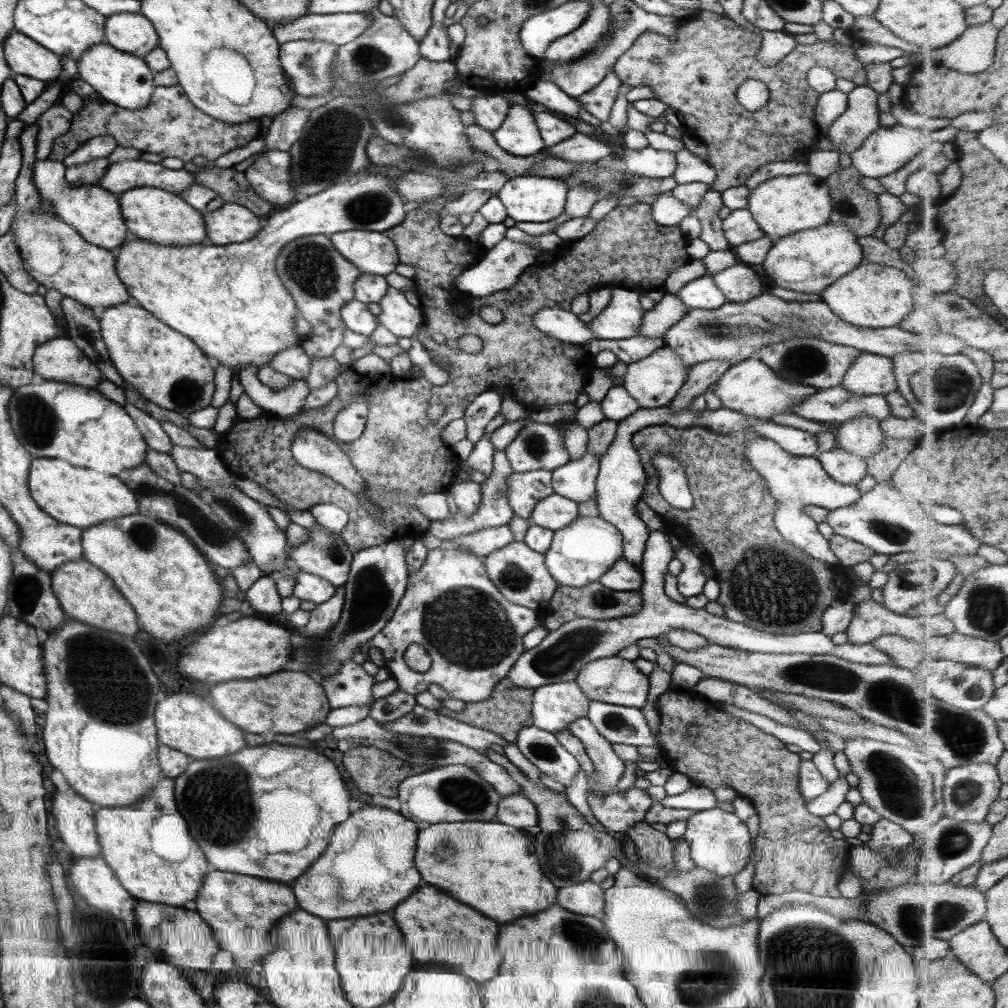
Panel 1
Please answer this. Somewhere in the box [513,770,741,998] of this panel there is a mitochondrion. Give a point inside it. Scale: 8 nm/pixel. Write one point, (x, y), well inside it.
(711, 900)

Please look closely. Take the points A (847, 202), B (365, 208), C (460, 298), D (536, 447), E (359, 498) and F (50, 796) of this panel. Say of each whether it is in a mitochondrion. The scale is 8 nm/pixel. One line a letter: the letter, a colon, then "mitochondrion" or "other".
A: mitochondrion
B: mitochondrion
C: other
D: mitochondrion
E: other
F: other

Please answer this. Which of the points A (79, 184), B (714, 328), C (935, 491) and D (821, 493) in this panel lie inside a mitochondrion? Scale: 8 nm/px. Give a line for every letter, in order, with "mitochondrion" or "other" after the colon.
A: other
B: mitochondrion
C: other
D: other

